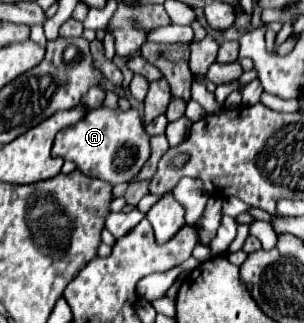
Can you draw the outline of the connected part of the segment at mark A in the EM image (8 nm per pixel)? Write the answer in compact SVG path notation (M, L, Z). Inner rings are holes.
M100 106L96 110L88 110L84 118L80 118L80 122L66 126L56 134L52 156L72 160L76 164L76 170L80 170L82 174L100 178L116 186L122 182L130 182L146 164L146 160L150 158L150 136L142 126L138 110Z

